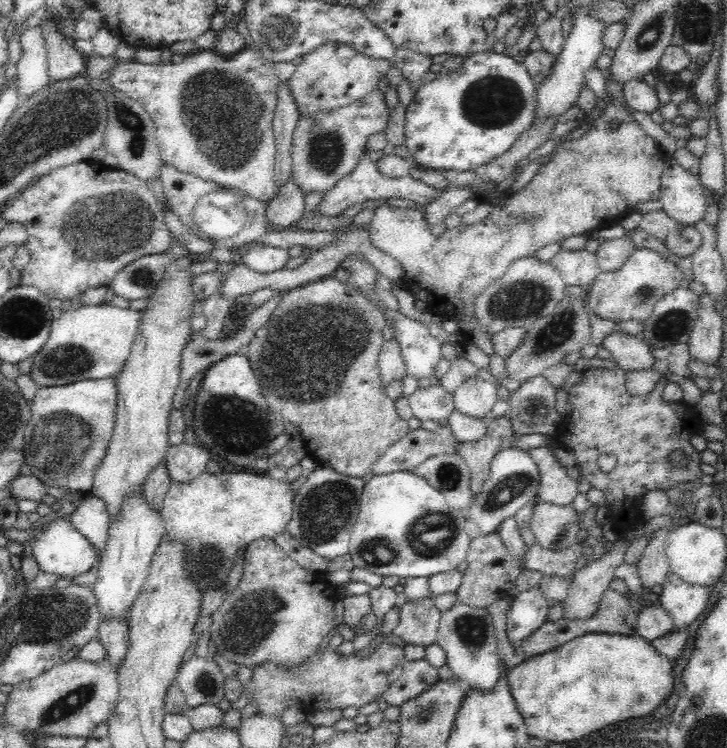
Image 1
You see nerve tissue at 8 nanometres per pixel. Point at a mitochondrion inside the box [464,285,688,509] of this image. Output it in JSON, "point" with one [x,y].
{"point":[560,331]}

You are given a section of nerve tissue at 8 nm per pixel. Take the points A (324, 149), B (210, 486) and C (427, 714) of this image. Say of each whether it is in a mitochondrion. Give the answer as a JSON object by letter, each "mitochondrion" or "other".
{"A":"mitochondrion","B":"other","C":"mitochondrion"}

